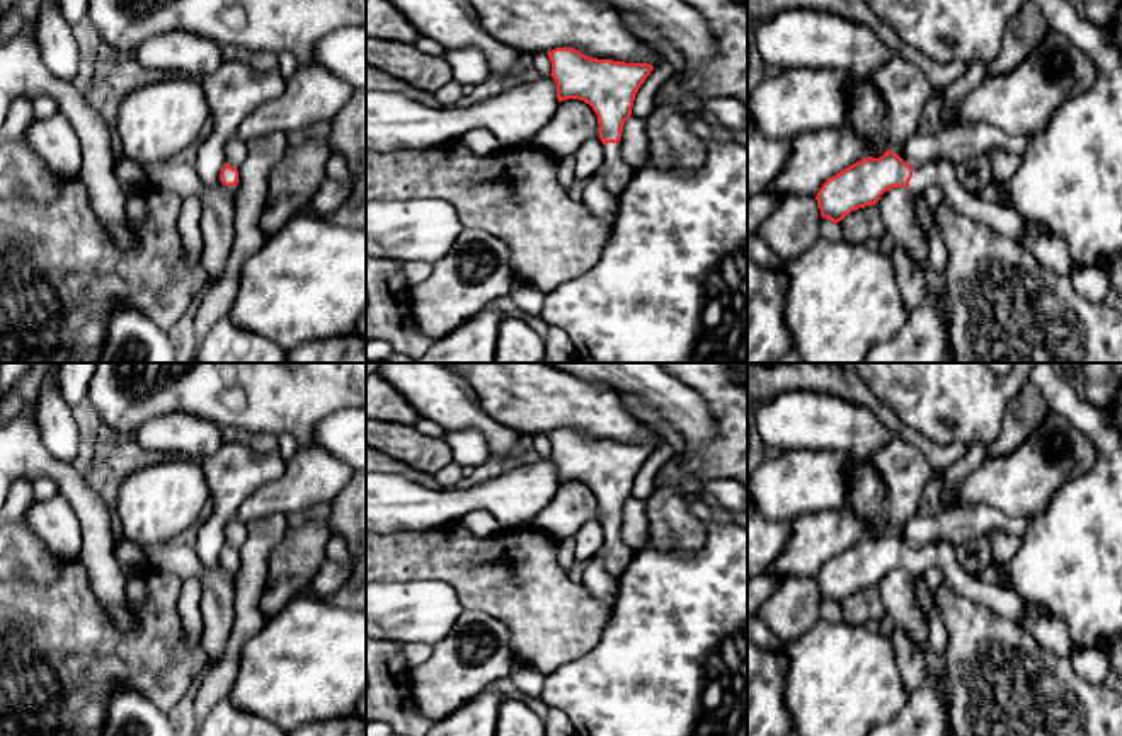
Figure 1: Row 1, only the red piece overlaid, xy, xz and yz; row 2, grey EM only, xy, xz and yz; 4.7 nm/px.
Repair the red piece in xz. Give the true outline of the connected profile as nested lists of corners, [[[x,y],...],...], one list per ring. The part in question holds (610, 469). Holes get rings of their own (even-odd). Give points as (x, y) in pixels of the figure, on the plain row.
[[[555,429],[547,436],[558,484],[584,482],[598,497],[599,521],[604,526],[603,566],[616,581],[635,554],[620,538],[623,506],[632,497],[635,477],[654,448],[589,440],[574,429]]]

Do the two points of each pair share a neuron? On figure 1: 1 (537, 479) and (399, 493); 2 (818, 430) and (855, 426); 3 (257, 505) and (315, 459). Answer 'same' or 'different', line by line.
1: same
2: same
3: same

